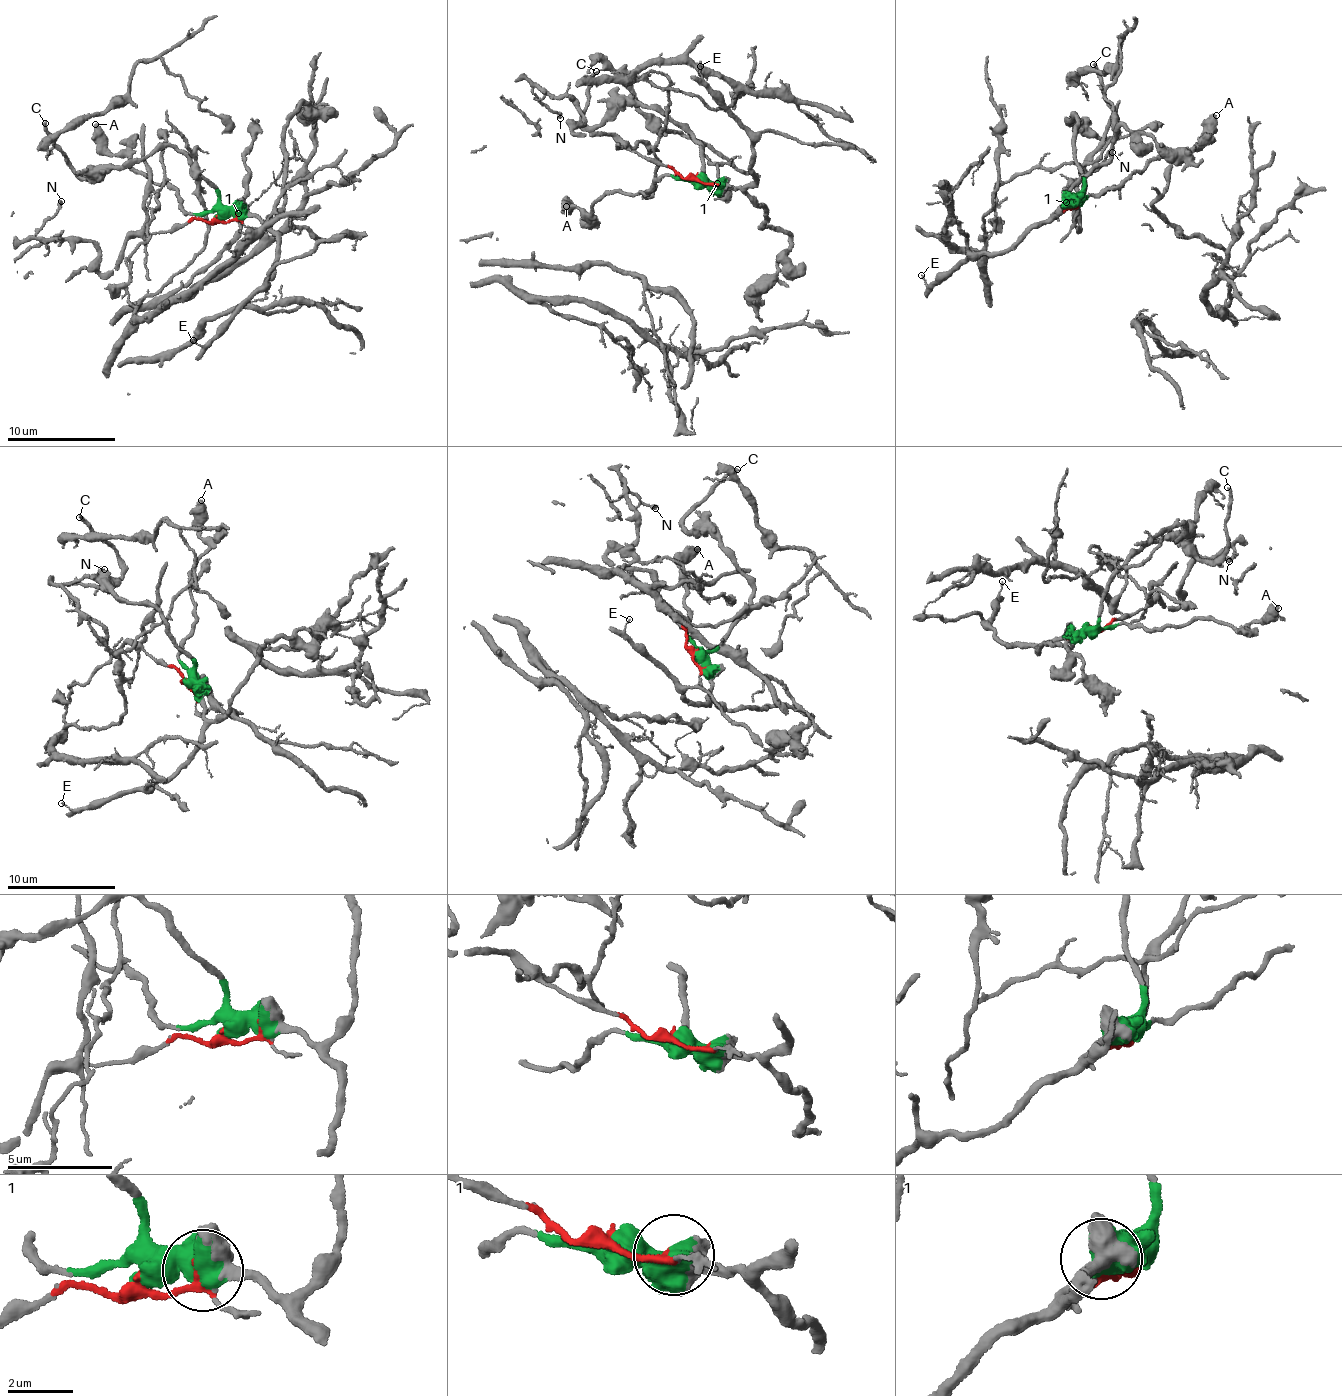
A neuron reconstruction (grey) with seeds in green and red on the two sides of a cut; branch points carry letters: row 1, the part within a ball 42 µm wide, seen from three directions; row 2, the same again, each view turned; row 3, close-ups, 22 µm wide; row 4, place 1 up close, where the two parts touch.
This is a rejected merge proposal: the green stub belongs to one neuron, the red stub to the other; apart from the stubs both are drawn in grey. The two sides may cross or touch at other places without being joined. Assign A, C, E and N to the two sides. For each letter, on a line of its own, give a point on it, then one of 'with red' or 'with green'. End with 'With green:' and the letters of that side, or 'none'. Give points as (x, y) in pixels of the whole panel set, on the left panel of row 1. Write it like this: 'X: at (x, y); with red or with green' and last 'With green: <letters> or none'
A: at (95, 124); with green
C: at (45, 123); with green
E: at (193, 340); with green
N: at (61, 201); with red
With green: A, C, E

